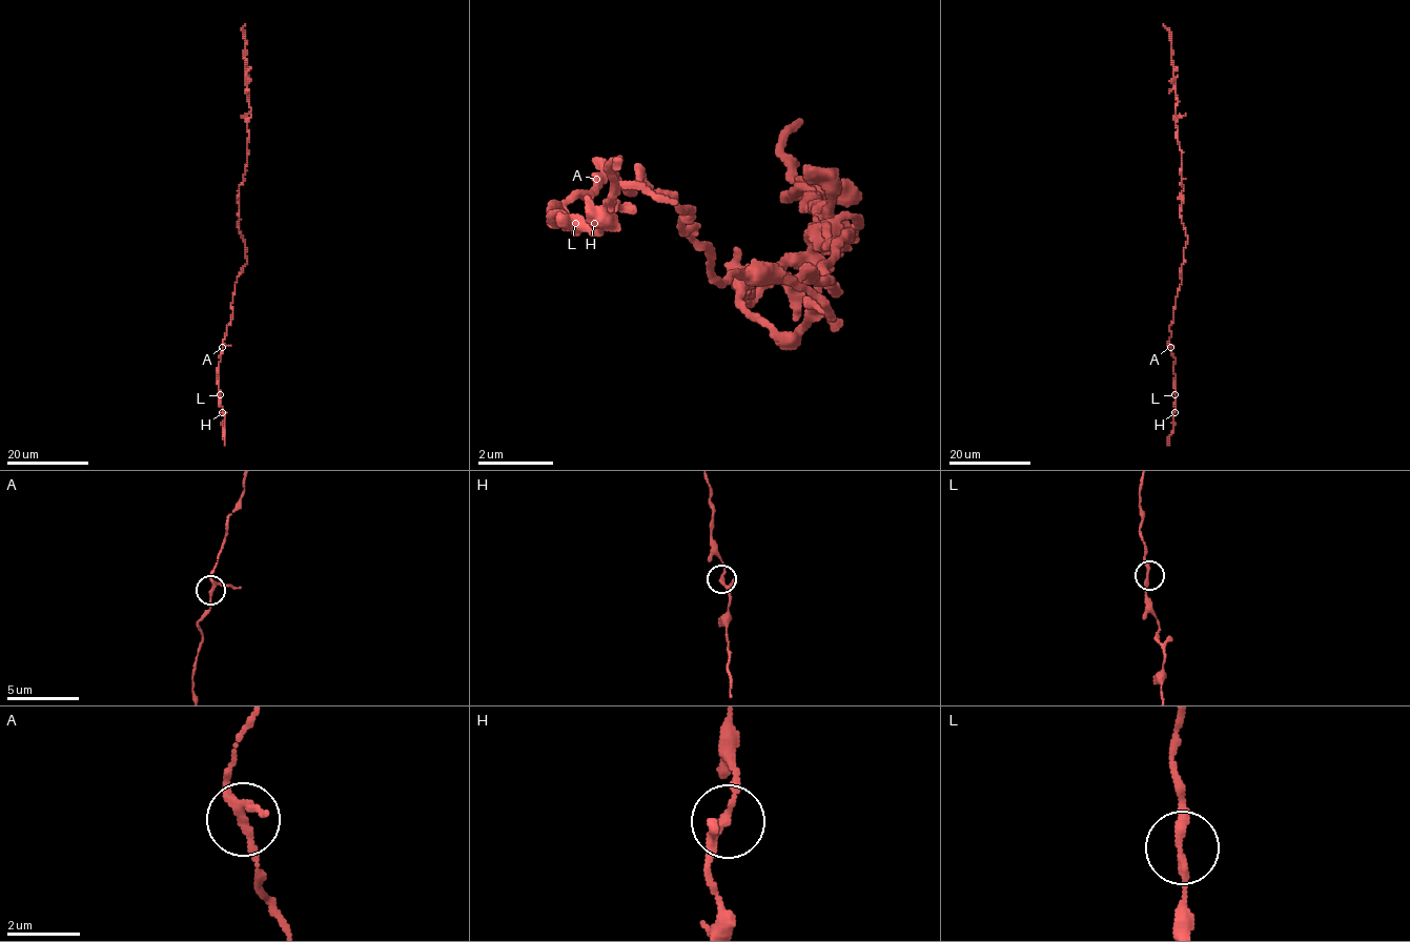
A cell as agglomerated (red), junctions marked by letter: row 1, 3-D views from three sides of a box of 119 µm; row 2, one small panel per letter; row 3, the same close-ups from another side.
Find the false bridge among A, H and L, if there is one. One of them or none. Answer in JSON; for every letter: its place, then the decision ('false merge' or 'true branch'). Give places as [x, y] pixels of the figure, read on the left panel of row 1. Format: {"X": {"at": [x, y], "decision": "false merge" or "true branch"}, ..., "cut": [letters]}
{"A": {"at": [222, 347], "decision": "true branch"}, "H": {"at": [222, 412], "decision": "true branch"}, "L": {"at": [220, 394], "decision": "true branch"}, "cut": []}

